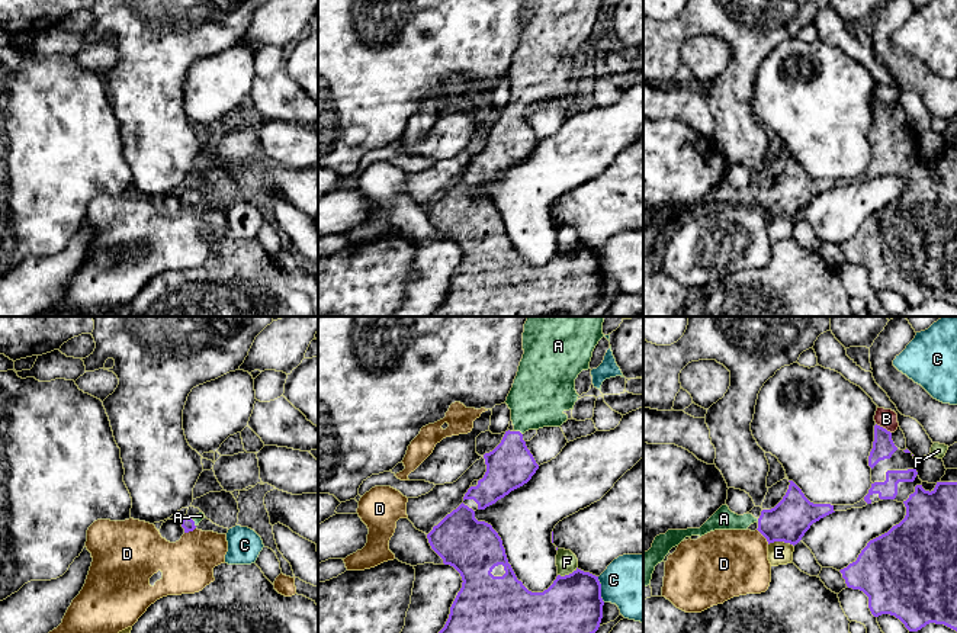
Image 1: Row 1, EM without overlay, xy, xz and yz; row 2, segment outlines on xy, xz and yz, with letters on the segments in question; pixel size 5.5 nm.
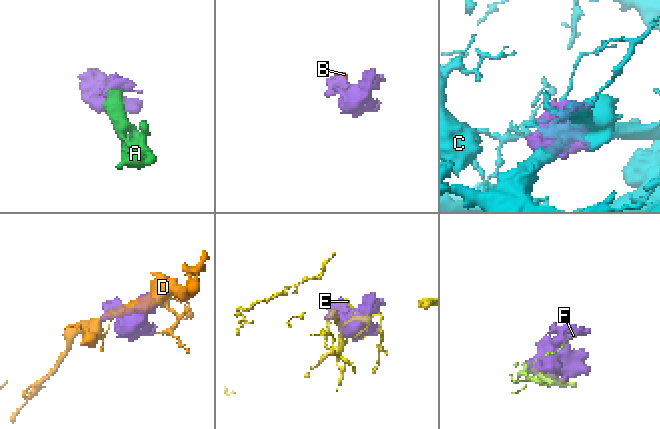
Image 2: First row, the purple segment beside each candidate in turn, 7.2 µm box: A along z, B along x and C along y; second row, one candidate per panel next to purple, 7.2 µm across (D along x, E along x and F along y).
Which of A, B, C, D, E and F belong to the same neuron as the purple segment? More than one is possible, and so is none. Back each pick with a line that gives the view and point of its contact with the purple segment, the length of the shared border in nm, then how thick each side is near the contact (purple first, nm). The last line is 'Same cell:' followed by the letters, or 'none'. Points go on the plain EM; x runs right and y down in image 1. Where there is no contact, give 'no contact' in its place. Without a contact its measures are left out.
A: meets purple in xz at (519, 106); contact 50 nm long; 260 nm thick on the purple side, 320 nm on the other
Same cell: A

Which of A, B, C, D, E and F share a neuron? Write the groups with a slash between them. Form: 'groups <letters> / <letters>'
groups A / B / C / D / E / F

